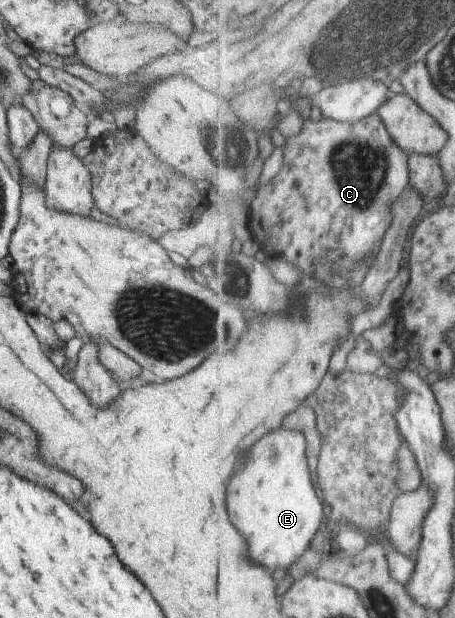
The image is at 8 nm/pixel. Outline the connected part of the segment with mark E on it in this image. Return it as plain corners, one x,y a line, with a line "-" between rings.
282,426
251,448
243,468
229,484
229,514
251,542
251,558
271,571
293,564
327,518
328,506
317,498
310,471
303,433

